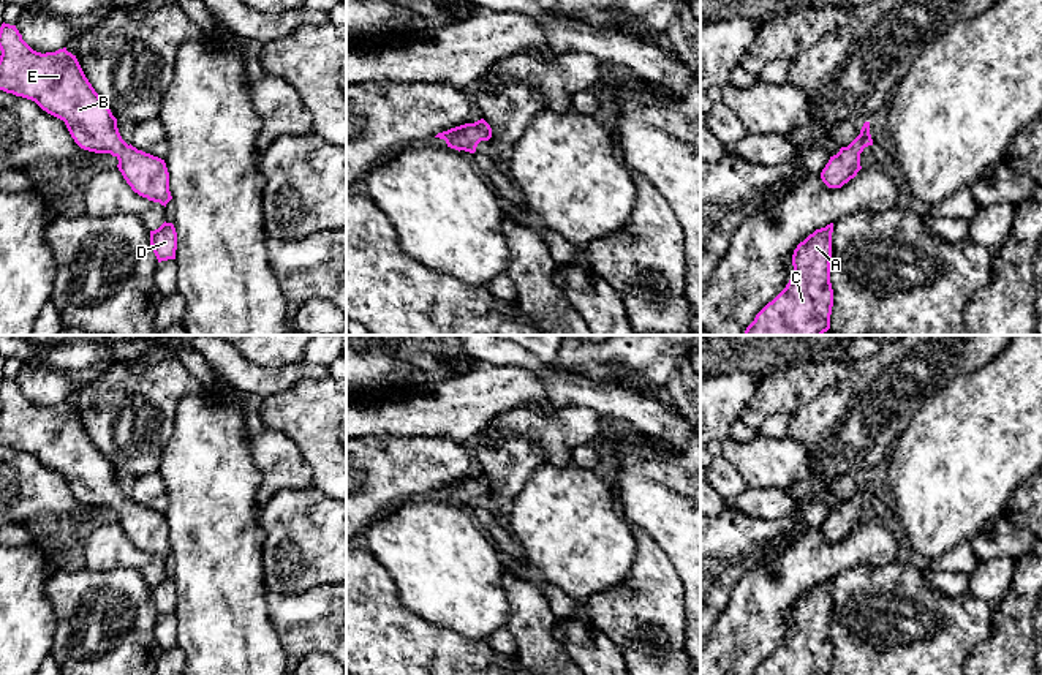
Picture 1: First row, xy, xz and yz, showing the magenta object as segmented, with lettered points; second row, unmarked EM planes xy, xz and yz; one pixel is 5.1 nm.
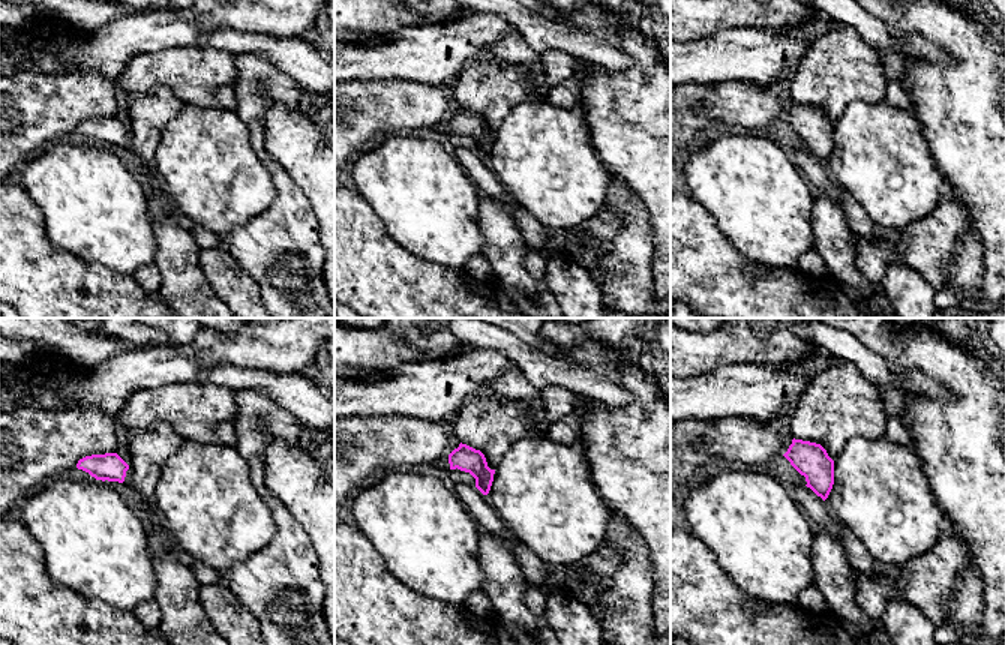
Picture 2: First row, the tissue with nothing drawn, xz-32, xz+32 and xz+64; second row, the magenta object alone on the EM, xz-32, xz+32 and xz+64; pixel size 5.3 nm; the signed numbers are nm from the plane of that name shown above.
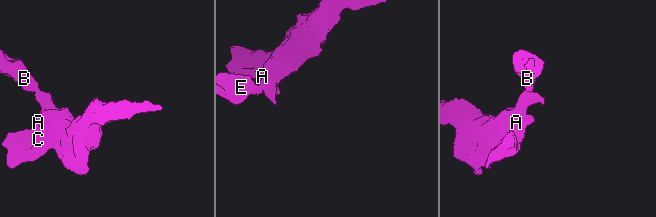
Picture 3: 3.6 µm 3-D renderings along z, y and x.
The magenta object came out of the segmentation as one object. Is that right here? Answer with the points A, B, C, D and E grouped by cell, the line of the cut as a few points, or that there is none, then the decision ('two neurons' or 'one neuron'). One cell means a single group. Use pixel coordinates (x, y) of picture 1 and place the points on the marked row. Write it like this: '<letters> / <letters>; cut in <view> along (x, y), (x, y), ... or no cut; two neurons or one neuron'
A B C D E; no cut; one neuron

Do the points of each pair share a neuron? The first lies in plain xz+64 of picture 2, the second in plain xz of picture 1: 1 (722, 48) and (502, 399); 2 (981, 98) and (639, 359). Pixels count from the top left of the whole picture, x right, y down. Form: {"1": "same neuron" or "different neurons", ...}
{"1": "same neuron", "2": "different neurons"}

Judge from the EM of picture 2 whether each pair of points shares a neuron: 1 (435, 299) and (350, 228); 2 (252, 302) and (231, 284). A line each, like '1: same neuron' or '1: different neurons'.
1: same neuron
2: same neuron

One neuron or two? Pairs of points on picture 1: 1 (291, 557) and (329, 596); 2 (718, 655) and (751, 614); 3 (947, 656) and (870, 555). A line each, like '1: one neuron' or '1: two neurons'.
1: two neurons
2: one neuron
3: two neurons

